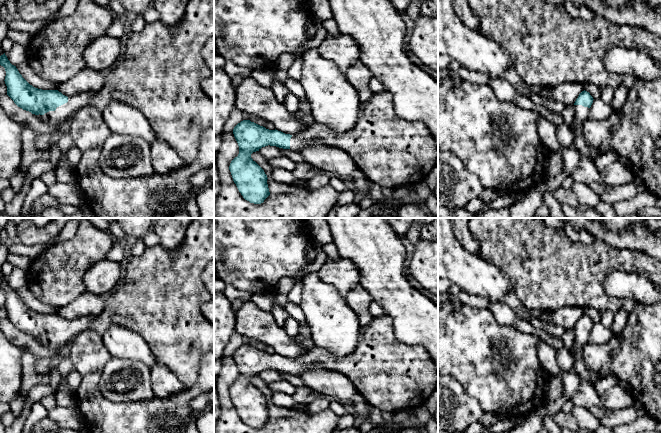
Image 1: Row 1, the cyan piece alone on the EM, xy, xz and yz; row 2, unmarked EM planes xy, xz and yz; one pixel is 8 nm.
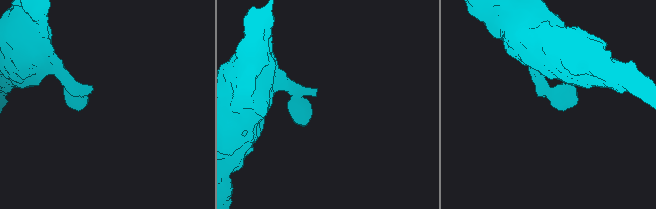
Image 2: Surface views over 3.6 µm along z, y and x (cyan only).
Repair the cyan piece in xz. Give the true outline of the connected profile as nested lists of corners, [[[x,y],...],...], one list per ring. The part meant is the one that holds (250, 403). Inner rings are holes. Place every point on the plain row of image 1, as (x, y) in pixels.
[[[386,314],[374,318],[366,327],[360,328],[355,350],[341,358],[336,358],[324,348],[314,346],[300,358],[290,359],[276,353],[266,353],[250,344],[238,347],[233,358],[239,370],[239,378],[231,385],[229,394],[243,422],[254,428],[263,427],[270,416],[267,399],[251,382],[251,378],[268,369],[295,376],[300,376],[314,367],[339,372],[352,381],[357,392],[369,405],[392,413],[425,405],[438,380],[437,366],[426,348],[409,346],[398,341],[393,332],[393,321]]]

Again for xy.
[[[195,218],[187,228],[183,243],[175,252],[168,252],[161,245],[157,245],[147,247],[140,256],[127,258],[122,284],[105,297],[105,308],[99,315],[65,320],[58,314],[38,313],[22,301],[5,277],[0,280],[0,289],[6,295],[4,305],[7,319],[18,331],[38,339],[46,348],[54,351],[66,350],[80,332],[90,329],[102,336],[112,324],[118,324],[139,334],[149,345],[156,360],[168,367],[187,389],[191,388],[199,377],[201,356],[206,352],[214,351],[214,325],[205,318],[200,309],[203,303],[212,299],[202,278],[205,268],[212,261],[214,261],[214,219]]]

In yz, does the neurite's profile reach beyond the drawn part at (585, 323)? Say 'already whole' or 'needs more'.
needs more

